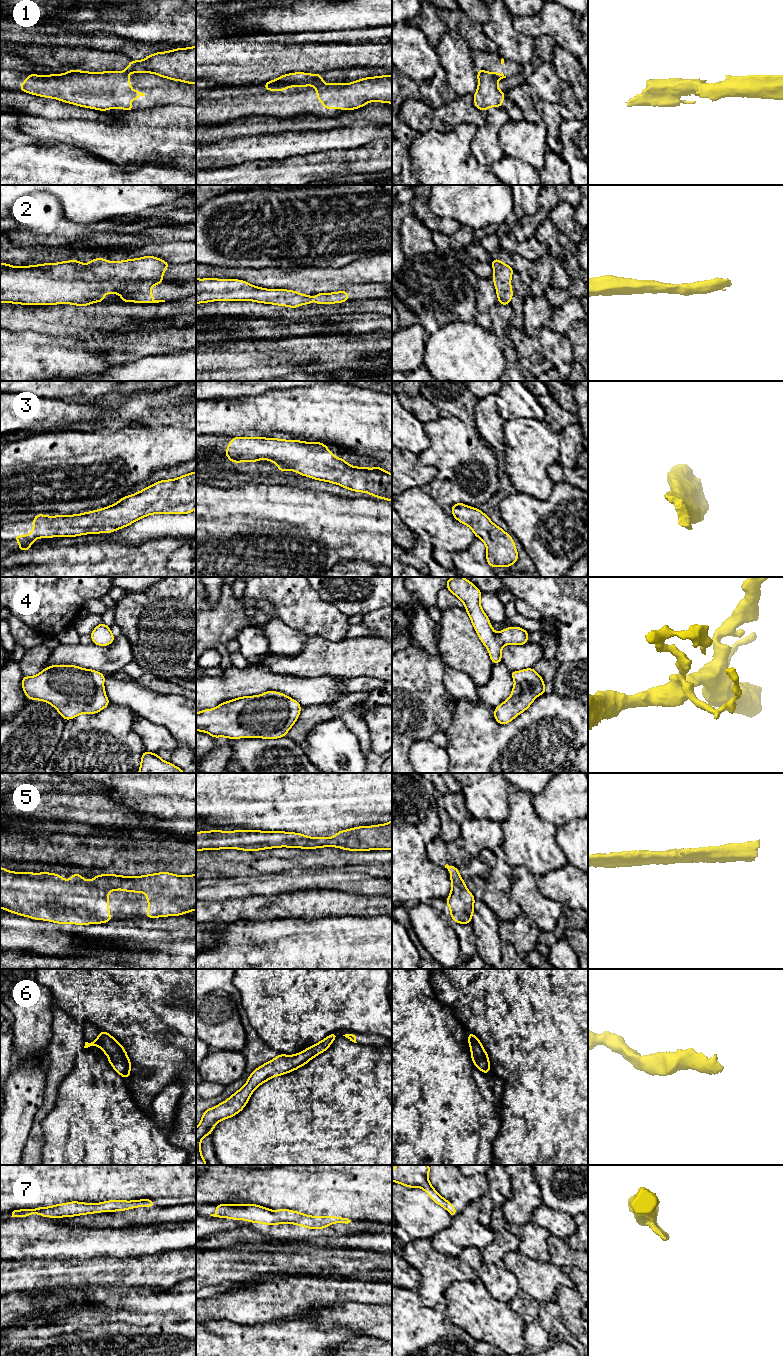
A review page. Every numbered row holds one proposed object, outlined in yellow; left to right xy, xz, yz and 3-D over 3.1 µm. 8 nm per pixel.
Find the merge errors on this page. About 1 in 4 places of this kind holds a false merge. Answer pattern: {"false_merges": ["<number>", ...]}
{"false_merges": ["1", "7"]}

